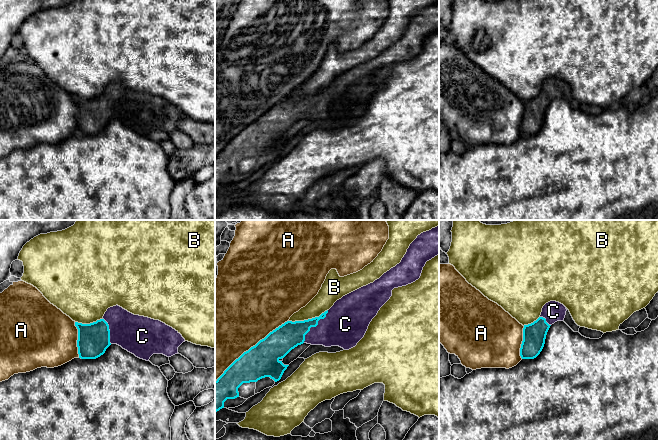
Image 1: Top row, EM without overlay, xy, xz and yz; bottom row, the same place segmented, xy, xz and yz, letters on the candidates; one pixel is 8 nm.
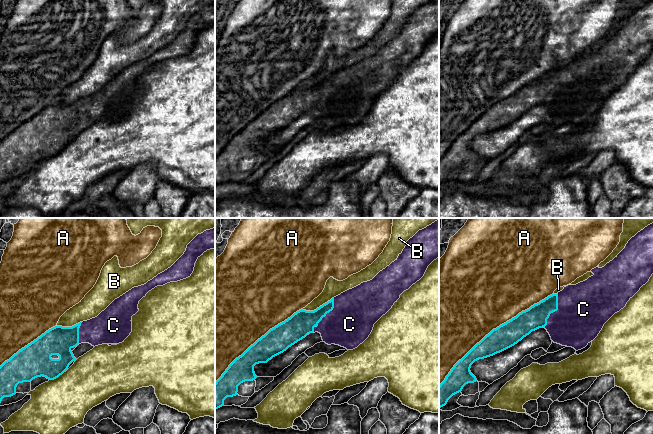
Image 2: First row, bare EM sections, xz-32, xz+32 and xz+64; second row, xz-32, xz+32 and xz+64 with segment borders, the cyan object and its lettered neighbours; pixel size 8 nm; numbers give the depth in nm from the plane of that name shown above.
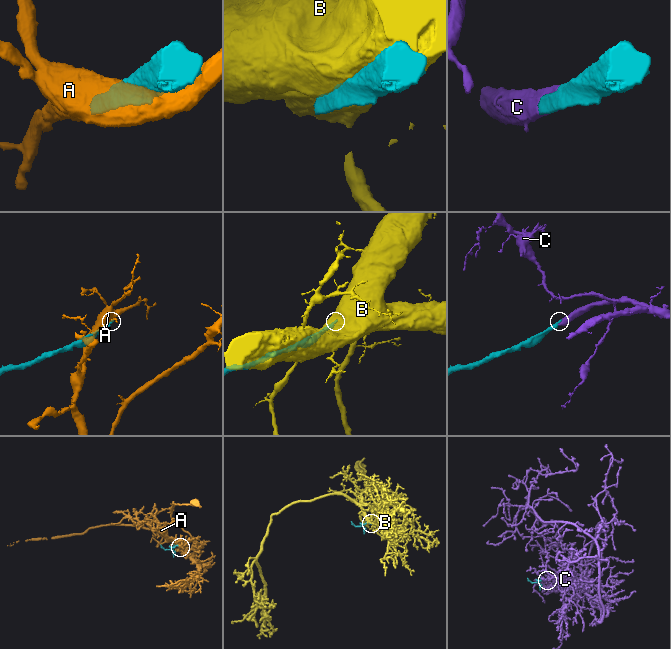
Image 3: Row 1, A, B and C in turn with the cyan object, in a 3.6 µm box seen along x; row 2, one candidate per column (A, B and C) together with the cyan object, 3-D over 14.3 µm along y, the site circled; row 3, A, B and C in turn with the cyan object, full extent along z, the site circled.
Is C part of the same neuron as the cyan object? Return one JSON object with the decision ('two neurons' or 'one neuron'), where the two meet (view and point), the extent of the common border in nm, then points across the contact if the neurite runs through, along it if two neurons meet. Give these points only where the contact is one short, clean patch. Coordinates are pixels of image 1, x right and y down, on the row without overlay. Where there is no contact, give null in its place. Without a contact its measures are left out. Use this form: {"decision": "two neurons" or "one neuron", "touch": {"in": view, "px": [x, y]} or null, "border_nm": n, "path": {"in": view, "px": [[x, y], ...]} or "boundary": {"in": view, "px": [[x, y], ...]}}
{"decision": "one neuron", "touch": {"in": "xz", "px": [314, 102]}, "border_nm": 340}

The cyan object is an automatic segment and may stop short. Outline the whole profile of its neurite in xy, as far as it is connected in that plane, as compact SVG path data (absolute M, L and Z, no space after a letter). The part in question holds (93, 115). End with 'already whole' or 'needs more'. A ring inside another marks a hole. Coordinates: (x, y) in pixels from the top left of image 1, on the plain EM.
M116 81L102 95L90 100L75 98L78 105L78 130L81 135L96 135L111 120L117 120L136 133L149 137L153 130L171 133L185 118L182 111L165 99L134 91Z; needs more

